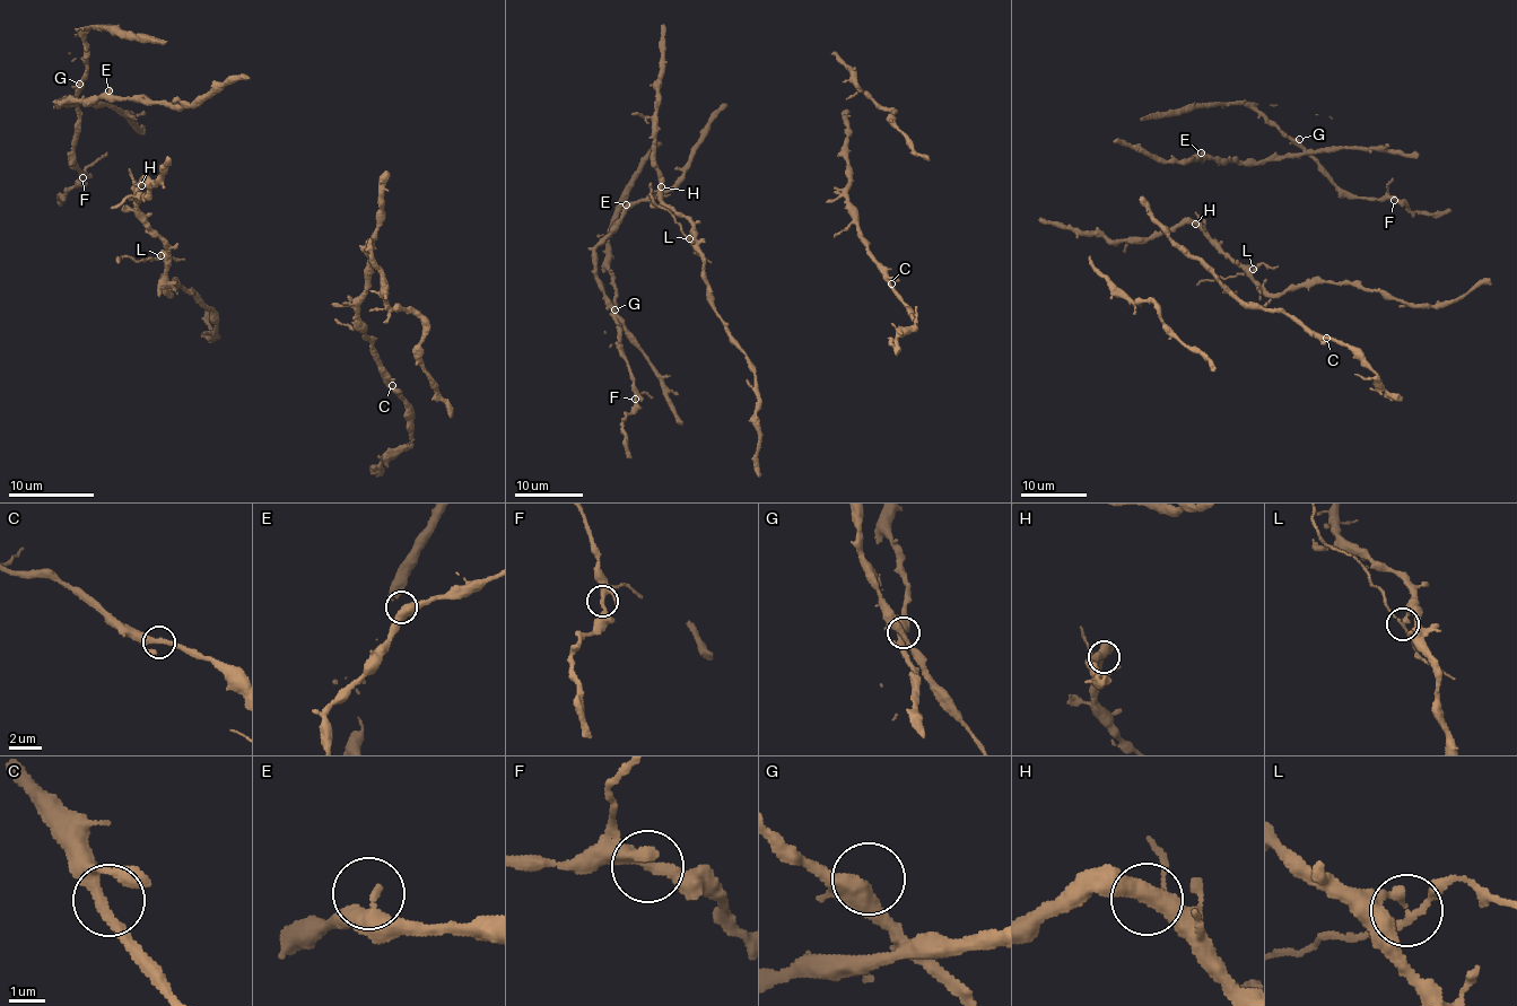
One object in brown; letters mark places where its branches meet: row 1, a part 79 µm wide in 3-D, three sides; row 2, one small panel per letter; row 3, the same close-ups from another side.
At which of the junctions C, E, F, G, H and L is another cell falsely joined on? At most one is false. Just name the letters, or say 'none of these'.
L

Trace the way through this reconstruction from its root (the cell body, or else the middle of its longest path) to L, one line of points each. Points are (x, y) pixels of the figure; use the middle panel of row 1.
L: (650, 190), (659, 191), (660, 199), (691, 222), (689, 239)

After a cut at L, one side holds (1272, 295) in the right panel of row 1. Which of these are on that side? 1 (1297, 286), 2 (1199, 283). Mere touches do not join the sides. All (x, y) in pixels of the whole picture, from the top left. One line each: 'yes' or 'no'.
1: yes
2: no

